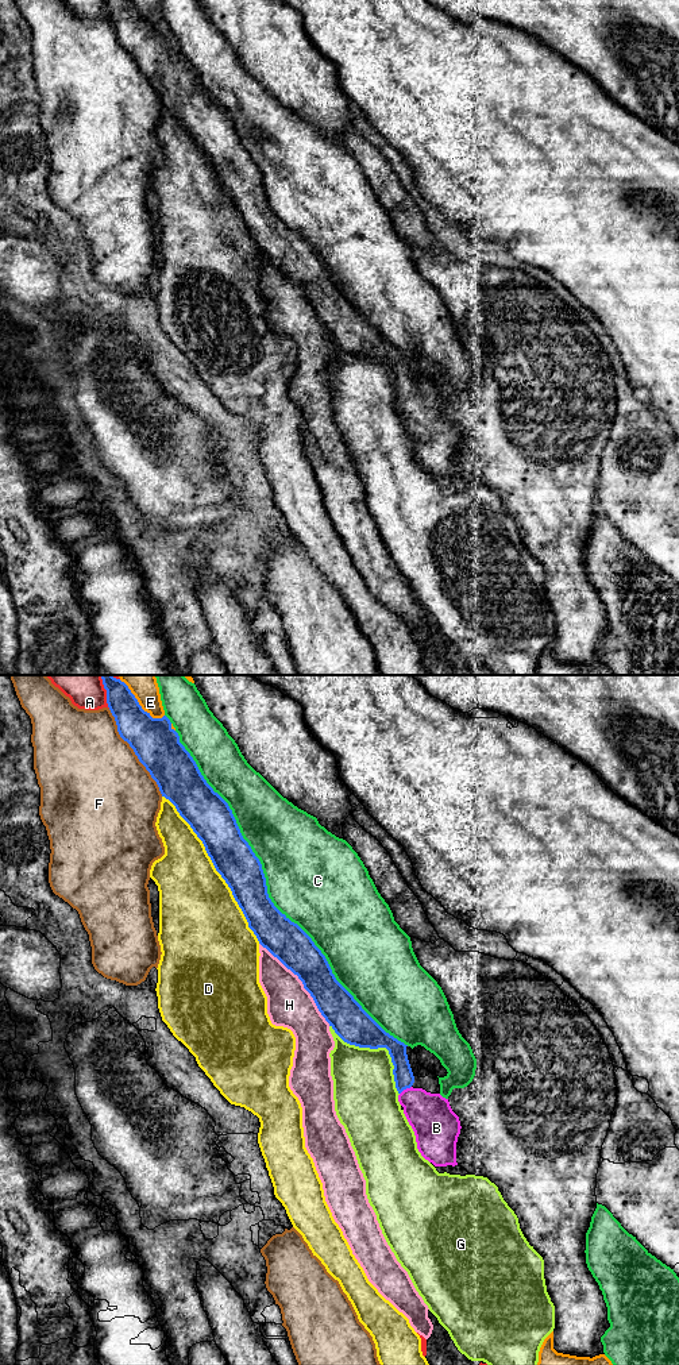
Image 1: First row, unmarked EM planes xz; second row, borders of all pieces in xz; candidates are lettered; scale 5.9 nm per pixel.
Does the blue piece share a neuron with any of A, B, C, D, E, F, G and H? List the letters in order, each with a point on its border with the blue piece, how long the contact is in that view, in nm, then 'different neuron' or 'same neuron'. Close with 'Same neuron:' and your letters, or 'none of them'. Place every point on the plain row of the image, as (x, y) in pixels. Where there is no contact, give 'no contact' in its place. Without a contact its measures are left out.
A: meets blue in xz at (107, 8); contact 110 nm long; different neuron
B: meets blue in xz at (405, 397); contact 90 nm long; same neuron
C: meets blue in xz at (267, 203); contact 2350 nm long; different neuron
D: meets blue in xz at (215, 176); contact 1050 nm long; different neuron
E: meets blue in xz at (143, 19); contact 260 nm long; different neuron
F: meets blue in xz at (134, 60); contact 600 nm long; different neuron
G: meets blue in xz at (379, 355); contact 600 nm long; different neuron
H: meets blue in xz at (301, 289); contact 650 nm long; different neuron
Same neuron: B

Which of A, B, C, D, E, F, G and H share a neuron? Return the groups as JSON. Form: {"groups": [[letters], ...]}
{"groups": [["A"], ["B"], ["C"], ["D"], ["E"], ["F"], ["G"], ["H"]]}

